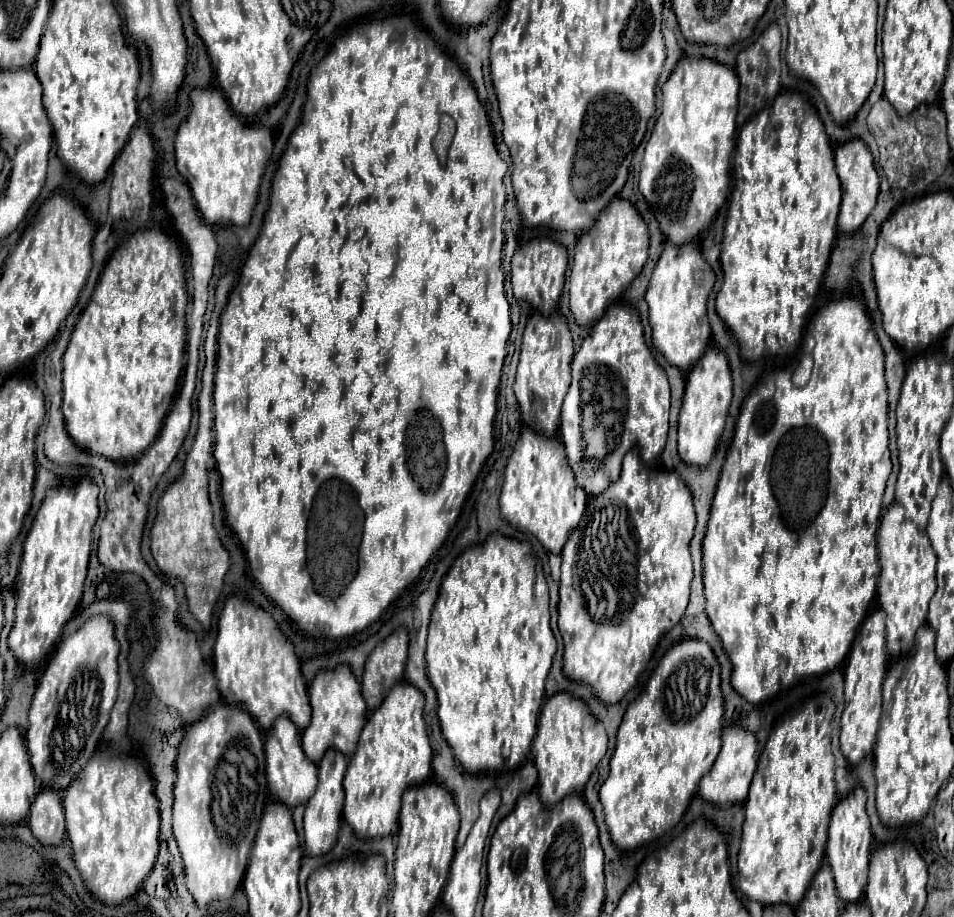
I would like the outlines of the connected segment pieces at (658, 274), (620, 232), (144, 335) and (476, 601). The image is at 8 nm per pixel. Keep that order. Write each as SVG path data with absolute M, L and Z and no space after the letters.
M665 241L665 249L651 275L645 299L649 305L649 323L653 329L651 341L663 353L663 357L681 371L693 369L693 365L705 353L705 347L711 343L711 329L705 311L713 283L715 273L701 251L695 249L695 245L675 247Z
M613 199L597 217L597 223L579 237L575 245L575 261L569 275L571 313L579 325L593 325L603 317L607 305L617 303L631 281L641 273L647 261L649 235L647 225L627 199Z
M161 227L137 231L107 261L63 357L63 415L71 439L111 461L133 461L157 437L173 401L187 343L187 291L181 251Z
M493 533L485 545L473 545L455 559L431 615L425 659L429 681L437 691L441 731L465 773L511 771L525 761L537 733L545 679L555 651L545 601L535 603L535 561L529 543Z

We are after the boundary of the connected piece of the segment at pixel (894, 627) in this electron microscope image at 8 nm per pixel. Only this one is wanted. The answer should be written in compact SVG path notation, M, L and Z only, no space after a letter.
M895 503L889 507L881 519L881 527L877 533L879 547L879 603L885 611L887 619L887 653L893 659L905 657L915 647L915 633L921 625L927 623L929 601L937 589L935 583L935 551L925 533L921 533L915 525L905 521L903 507Z

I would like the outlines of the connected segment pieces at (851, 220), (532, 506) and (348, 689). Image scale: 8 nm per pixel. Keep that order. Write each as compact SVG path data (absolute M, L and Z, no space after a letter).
M851 139L843 145L837 147L835 151L835 167L837 175L841 179L841 189L843 189L843 201L841 201L841 211L839 211L839 231L843 233L857 233L869 213L873 211L879 195L879 175L873 165L871 151L867 145L859 139Z
M533 429L521 431L505 469L499 505L503 519L507 519L519 531L535 535L547 553L559 555L563 551L567 537L573 529L577 529L585 513L587 495L575 483L575 475L565 461L561 437L541 437Z
M339 667L335 671L319 671L309 689L309 699L313 707L311 725L301 735L301 745L309 761L315 765L321 761L327 749L339 749L345 757L355 751L359 733L367 721L365 701L359 691L359 683L349 667Z

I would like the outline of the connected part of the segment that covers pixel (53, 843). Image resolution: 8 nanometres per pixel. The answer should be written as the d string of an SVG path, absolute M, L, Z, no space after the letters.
M43 789L33 805L27 819L33 837L49 847L59 847L65 837L65 813L59 795L53 789Z

